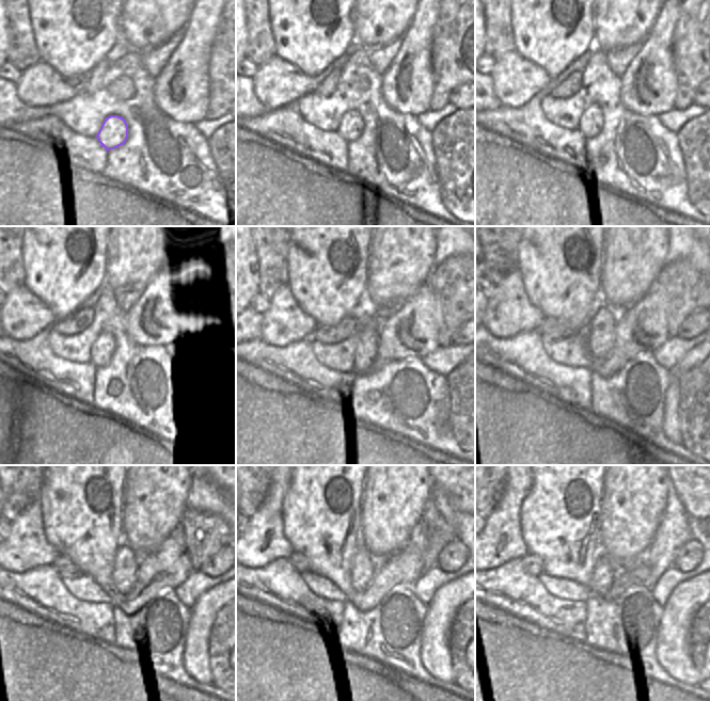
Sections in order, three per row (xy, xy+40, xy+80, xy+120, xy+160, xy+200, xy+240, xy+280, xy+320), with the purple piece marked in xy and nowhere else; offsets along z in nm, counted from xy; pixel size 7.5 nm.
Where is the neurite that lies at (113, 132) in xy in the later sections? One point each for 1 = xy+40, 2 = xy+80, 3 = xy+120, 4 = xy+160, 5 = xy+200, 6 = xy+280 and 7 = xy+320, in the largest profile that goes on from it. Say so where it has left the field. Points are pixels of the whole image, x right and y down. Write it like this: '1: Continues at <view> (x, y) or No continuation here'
1: Continues at xy+40 (351, 125)
2: Continues at xy+80 (590, 124)
3: Continues at xy+120 (113, 357)
4: Continues at xy+160 (363, 346)
5: Continues at xy+200 (601, 338)
6: Continues at xy+280 (363, 572)
7: Continues at xy+320 (603, 573)

